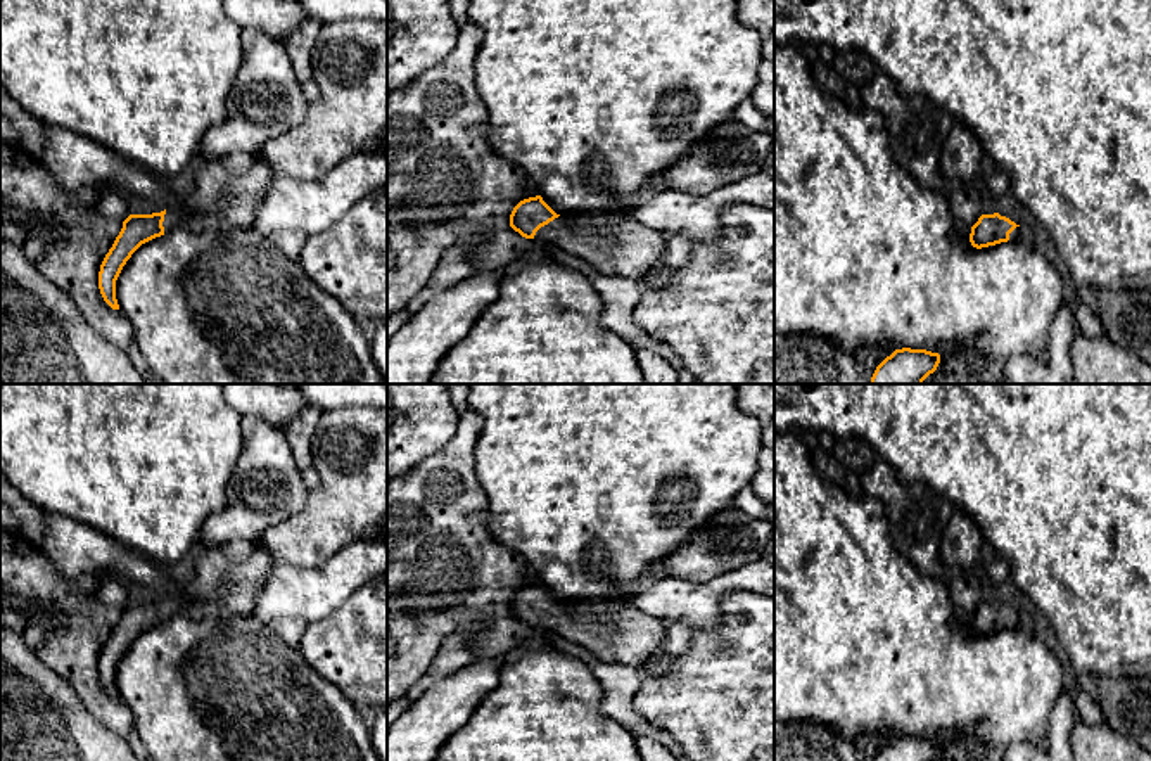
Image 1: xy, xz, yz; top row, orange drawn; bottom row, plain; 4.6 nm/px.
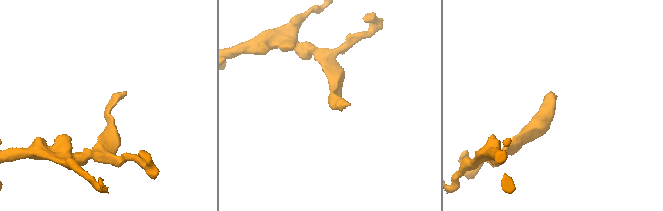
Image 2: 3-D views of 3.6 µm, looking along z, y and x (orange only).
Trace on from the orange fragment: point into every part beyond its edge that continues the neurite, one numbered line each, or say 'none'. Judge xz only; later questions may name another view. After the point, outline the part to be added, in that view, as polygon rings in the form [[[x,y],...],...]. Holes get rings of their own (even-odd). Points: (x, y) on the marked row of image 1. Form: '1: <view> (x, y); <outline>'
1: xz (612, 244); [[[558,216],[541,227],[534,239],[560,247],[601,275],[638,280],[665,263],[662,233],[633,216]]]

